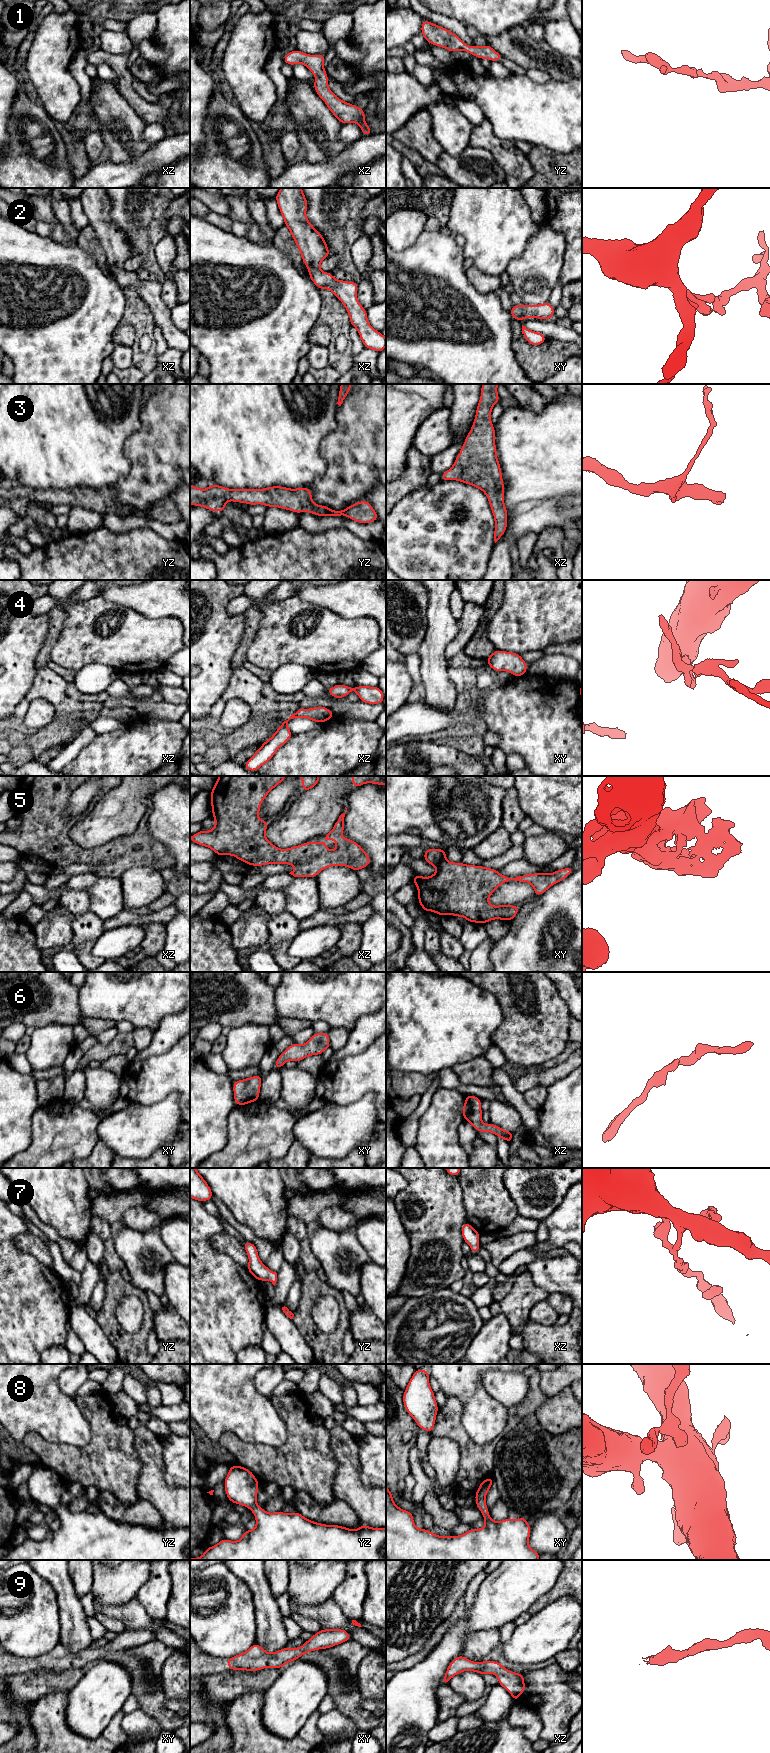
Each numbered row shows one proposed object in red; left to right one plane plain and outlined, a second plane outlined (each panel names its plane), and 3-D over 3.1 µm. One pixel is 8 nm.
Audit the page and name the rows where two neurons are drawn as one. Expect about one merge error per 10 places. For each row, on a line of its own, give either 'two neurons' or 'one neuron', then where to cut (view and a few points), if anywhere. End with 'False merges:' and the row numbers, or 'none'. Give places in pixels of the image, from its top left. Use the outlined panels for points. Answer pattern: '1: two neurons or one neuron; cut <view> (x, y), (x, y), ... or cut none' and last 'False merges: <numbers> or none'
1: one neuron; cut none
2: one neuron; cut none
3: one neuron; cut none
4: one neuron; cut none
5: one neuron; cut none
6: one neuron; cut none
7: one neuron; cut none
8: one neuron; cut none
9: one neuron; cut none
False merges: none

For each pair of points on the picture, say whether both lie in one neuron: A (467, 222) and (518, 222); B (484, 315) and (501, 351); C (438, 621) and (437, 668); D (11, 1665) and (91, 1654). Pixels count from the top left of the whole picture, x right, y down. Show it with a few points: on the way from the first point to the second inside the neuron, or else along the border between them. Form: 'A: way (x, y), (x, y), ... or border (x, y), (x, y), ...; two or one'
A: way (480, 222), (505, 222); one
B: way (488, 324), (495, 334), (495, 342); one
C: way (438, 633), (437, 656); one
D: way (31, 1663), (71, 1660); one

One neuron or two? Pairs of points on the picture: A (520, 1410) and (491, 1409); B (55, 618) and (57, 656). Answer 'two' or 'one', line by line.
A: two
B: two

